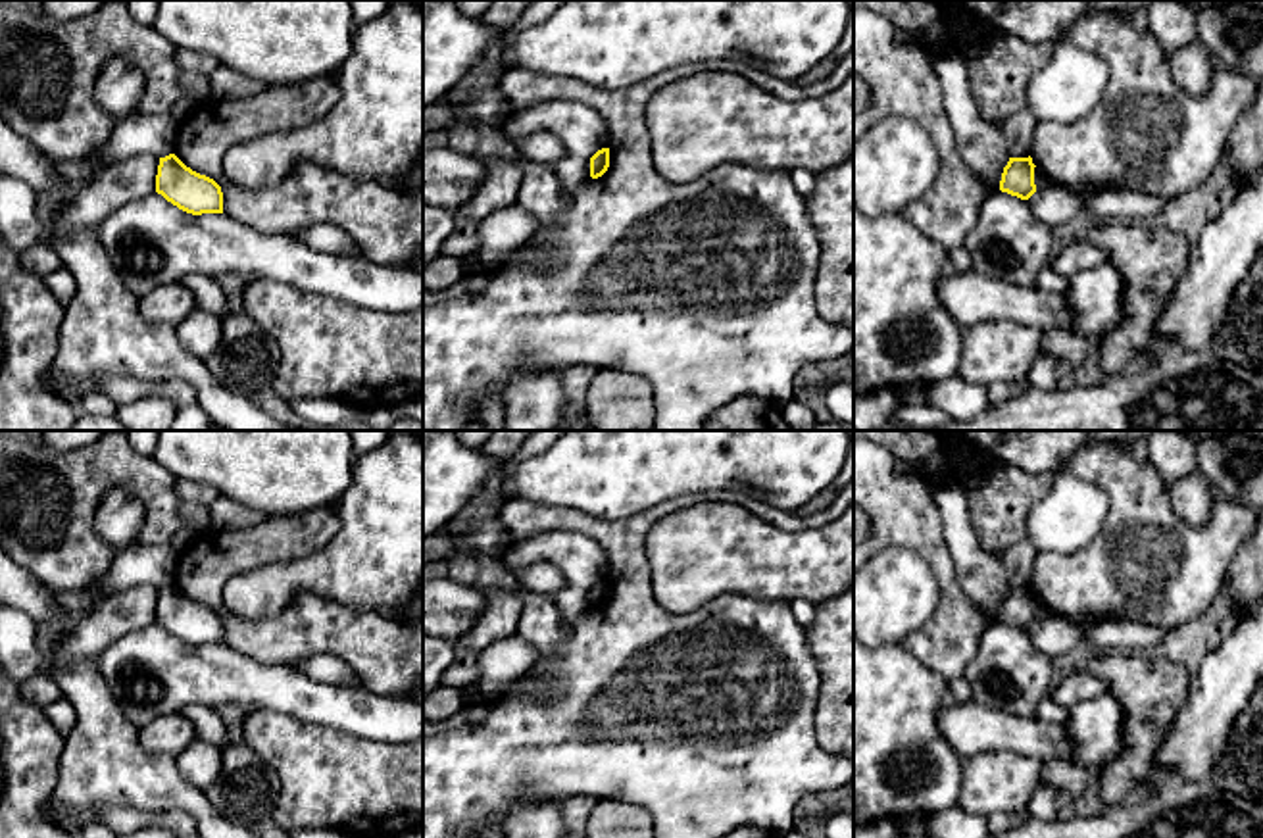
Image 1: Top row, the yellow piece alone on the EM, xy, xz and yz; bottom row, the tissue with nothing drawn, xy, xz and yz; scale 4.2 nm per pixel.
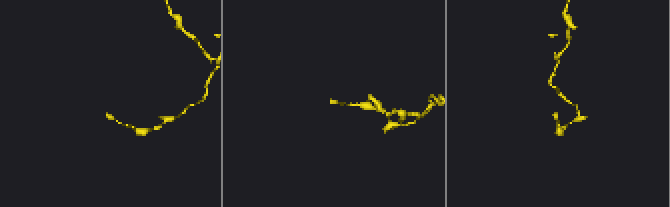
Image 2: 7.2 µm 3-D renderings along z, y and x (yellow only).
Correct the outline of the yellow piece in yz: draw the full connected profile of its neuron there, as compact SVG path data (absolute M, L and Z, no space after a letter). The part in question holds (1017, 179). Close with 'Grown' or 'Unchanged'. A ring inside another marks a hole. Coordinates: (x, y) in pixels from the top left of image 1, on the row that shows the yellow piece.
M1009 158L1003 167L1000 190L1021 200L1028 200L1036 192L1032 158Z. Unchanged

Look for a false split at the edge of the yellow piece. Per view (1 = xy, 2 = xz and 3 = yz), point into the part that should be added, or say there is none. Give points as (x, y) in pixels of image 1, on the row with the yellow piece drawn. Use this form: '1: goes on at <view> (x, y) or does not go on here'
1: does not go on here
2: does not go on here
3: does not go on here

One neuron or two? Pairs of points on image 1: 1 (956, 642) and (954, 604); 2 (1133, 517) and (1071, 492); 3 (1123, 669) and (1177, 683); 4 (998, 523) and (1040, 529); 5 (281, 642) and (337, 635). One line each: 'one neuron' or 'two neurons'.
1: one neuron
2: two neurons
3: one neuron
4: two neurons
5: one neuron

